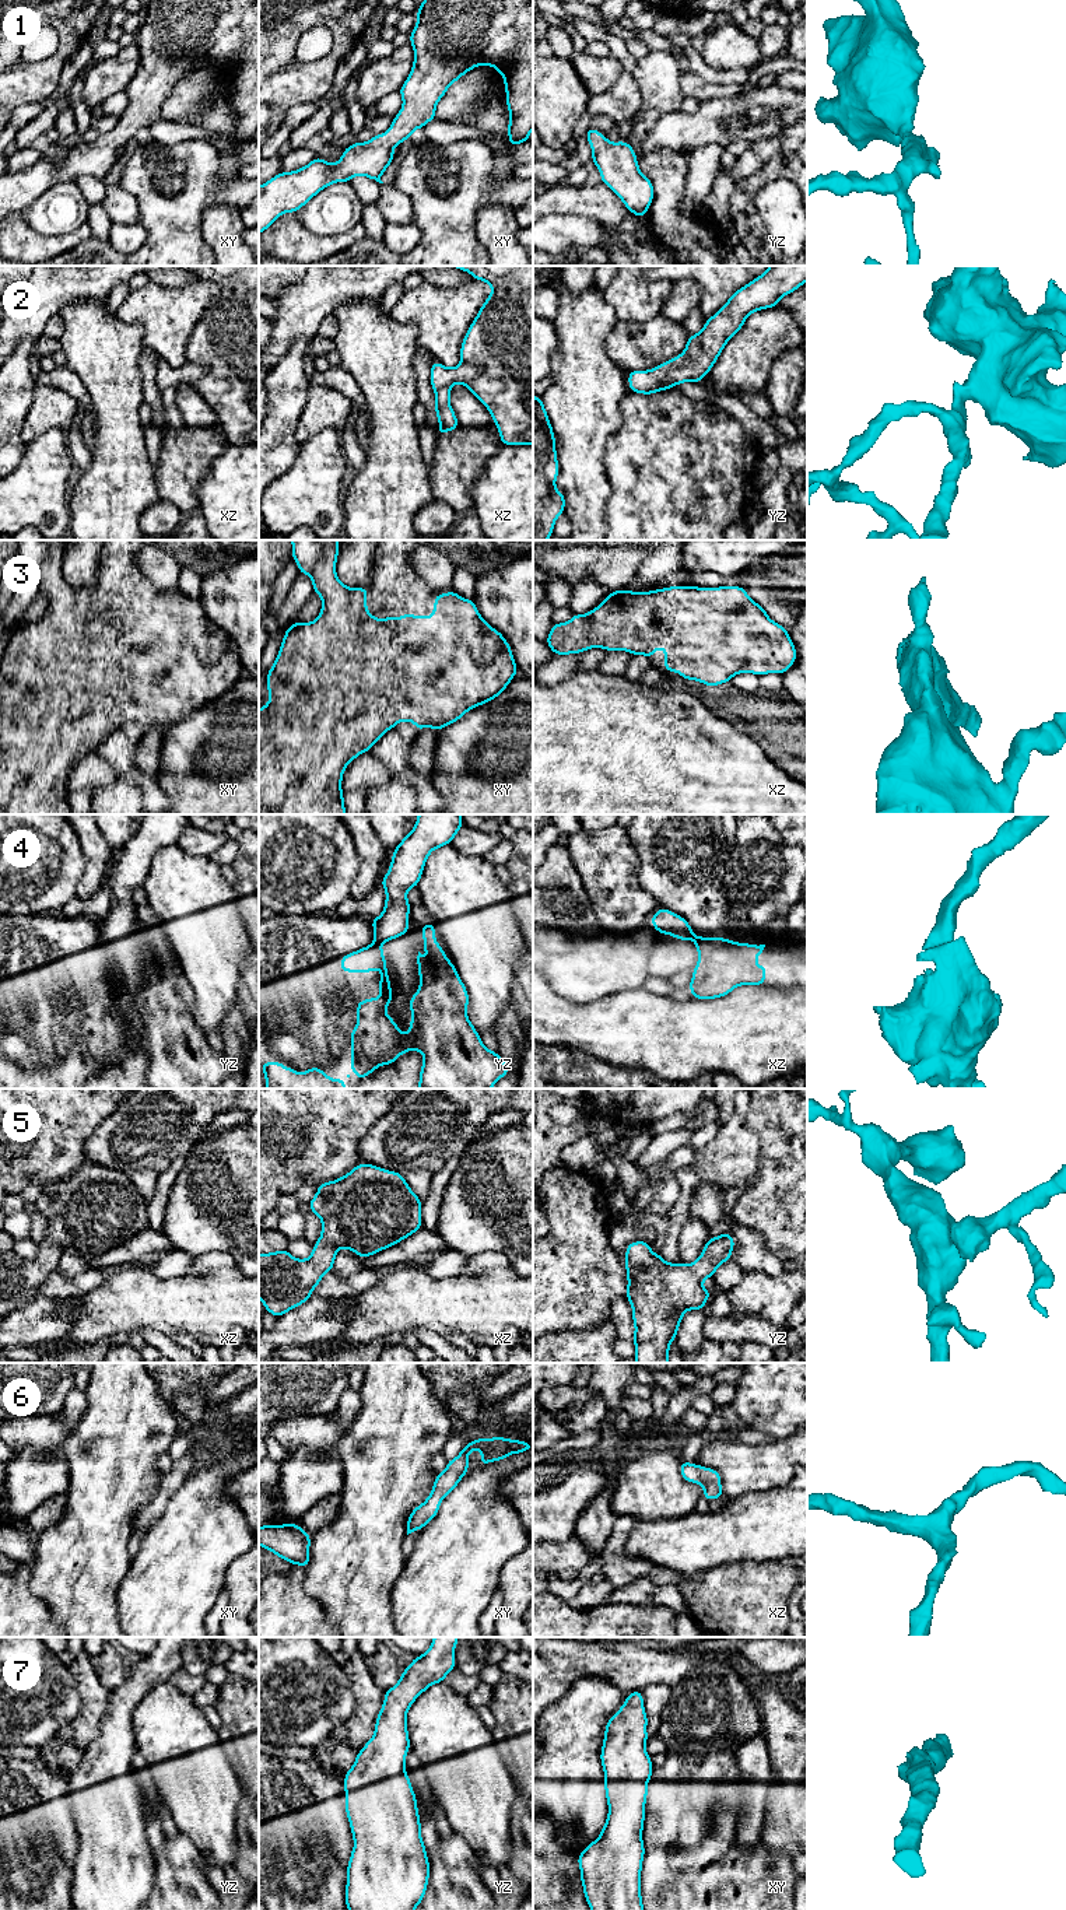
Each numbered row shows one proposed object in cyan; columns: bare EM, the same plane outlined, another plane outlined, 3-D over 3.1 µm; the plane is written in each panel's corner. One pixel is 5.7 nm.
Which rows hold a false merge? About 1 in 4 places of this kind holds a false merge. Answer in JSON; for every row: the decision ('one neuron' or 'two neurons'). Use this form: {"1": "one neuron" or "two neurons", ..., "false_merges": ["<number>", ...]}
{"1": "one neuron", "2": "one neuron", "3": "one neuron", "4": "two neurons", "5": "one neuron", "6": "one neuron", "7": "one neuron", "false_merges": ["4"]}

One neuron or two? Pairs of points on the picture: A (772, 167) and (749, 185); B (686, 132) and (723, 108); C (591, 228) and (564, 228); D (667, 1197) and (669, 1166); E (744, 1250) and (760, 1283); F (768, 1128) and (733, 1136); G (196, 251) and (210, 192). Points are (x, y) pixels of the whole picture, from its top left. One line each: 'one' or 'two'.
A: one
B: one
C: one
D: one
E: two
F: two
G: one

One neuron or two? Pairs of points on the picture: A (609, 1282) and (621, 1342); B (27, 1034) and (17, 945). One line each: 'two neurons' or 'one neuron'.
A: two neurons
B: one neuron

